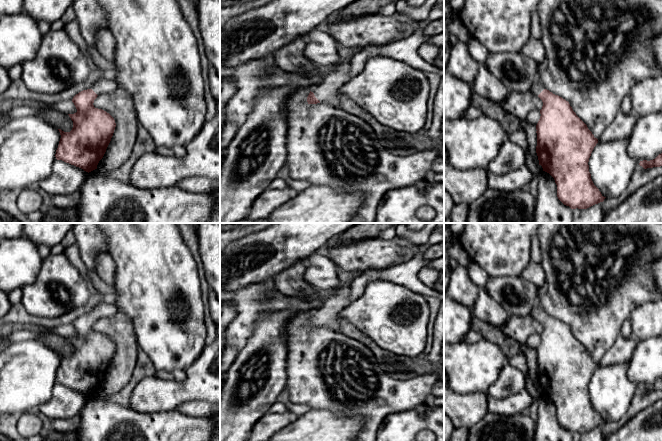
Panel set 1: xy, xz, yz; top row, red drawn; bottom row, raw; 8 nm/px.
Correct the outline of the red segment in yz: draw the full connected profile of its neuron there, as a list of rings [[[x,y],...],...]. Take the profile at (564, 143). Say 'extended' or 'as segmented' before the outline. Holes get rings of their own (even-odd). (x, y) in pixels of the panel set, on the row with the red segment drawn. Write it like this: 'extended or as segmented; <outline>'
extended; [[[540,80],[533,84],[530,91],[543,102],[541,116],[536,125],[539,165],[554,178],[558,199],[571,209],[587,209],[603,202],[606,197],[594,185],[588,165],[598,139],[576,115],[569,102],[545,89]]]

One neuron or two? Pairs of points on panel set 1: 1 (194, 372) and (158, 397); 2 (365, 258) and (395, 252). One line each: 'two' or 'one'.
1: one
2: one

